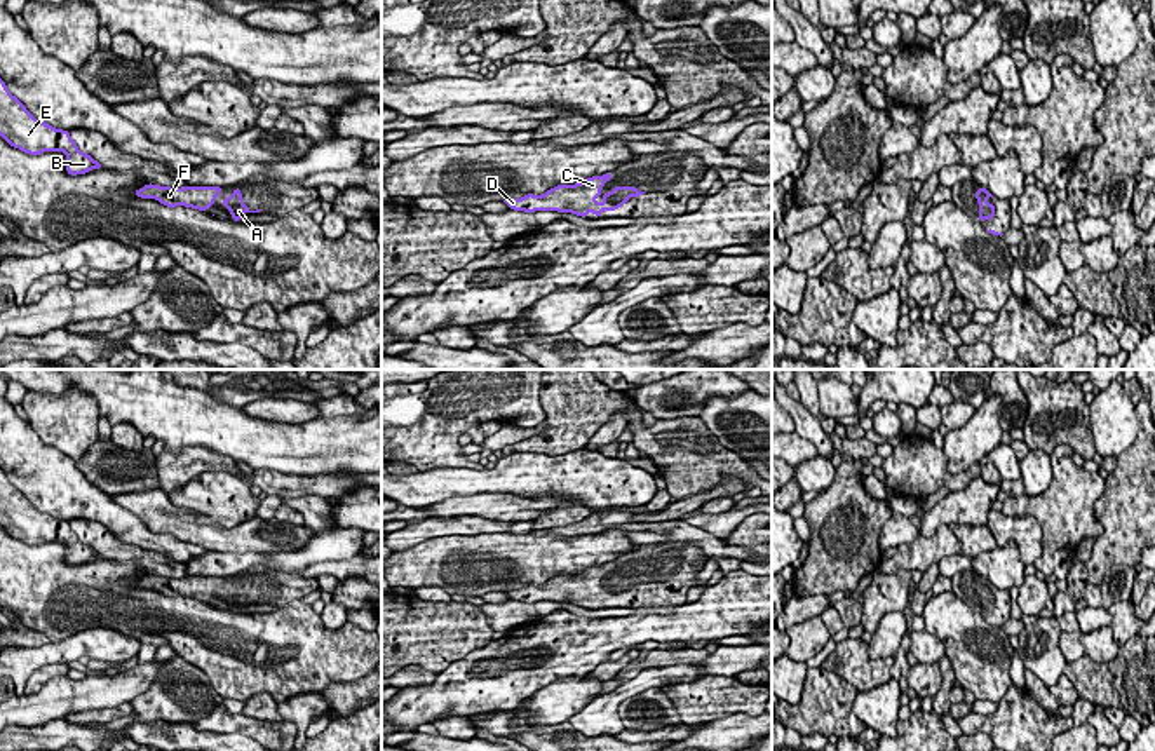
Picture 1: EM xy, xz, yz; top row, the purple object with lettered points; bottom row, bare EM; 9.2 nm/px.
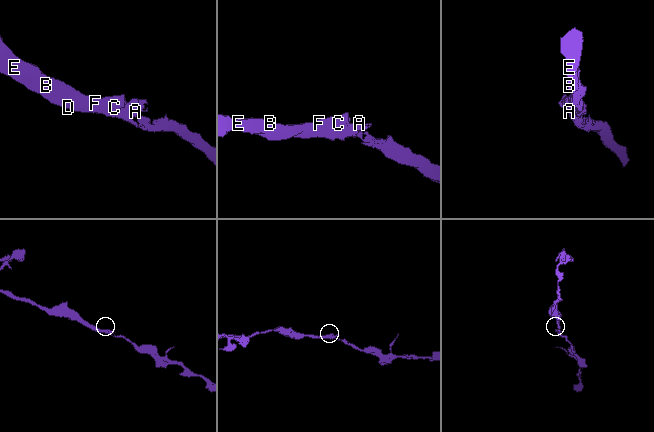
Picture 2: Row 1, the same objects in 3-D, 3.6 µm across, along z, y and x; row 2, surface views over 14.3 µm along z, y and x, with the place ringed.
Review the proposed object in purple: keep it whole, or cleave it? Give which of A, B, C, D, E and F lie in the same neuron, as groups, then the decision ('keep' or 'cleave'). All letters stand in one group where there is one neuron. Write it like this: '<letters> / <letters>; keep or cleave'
A B C D E F; keep

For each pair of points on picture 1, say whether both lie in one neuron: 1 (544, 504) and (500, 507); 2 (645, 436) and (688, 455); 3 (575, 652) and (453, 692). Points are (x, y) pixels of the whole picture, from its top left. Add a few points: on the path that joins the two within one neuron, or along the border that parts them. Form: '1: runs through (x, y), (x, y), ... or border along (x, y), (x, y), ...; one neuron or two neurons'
1: runs through (533, 507), (511, 507); one neuron
2: runs through (655, 441), (662, 448), (678, 448); one neuron
3: runs through (546, 673), (506, 692), (483, 692); one neuron

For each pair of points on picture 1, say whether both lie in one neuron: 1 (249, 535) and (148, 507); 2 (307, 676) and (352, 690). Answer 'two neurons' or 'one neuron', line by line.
1: one neuron
2: two neurons

